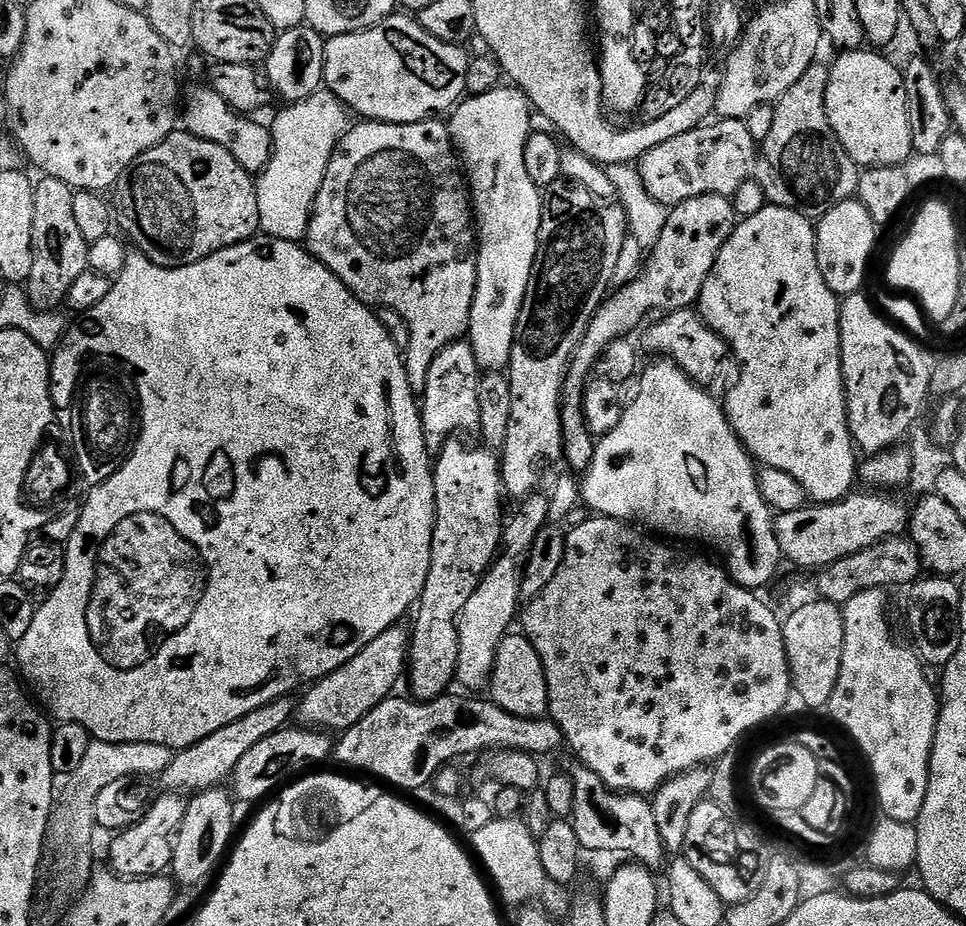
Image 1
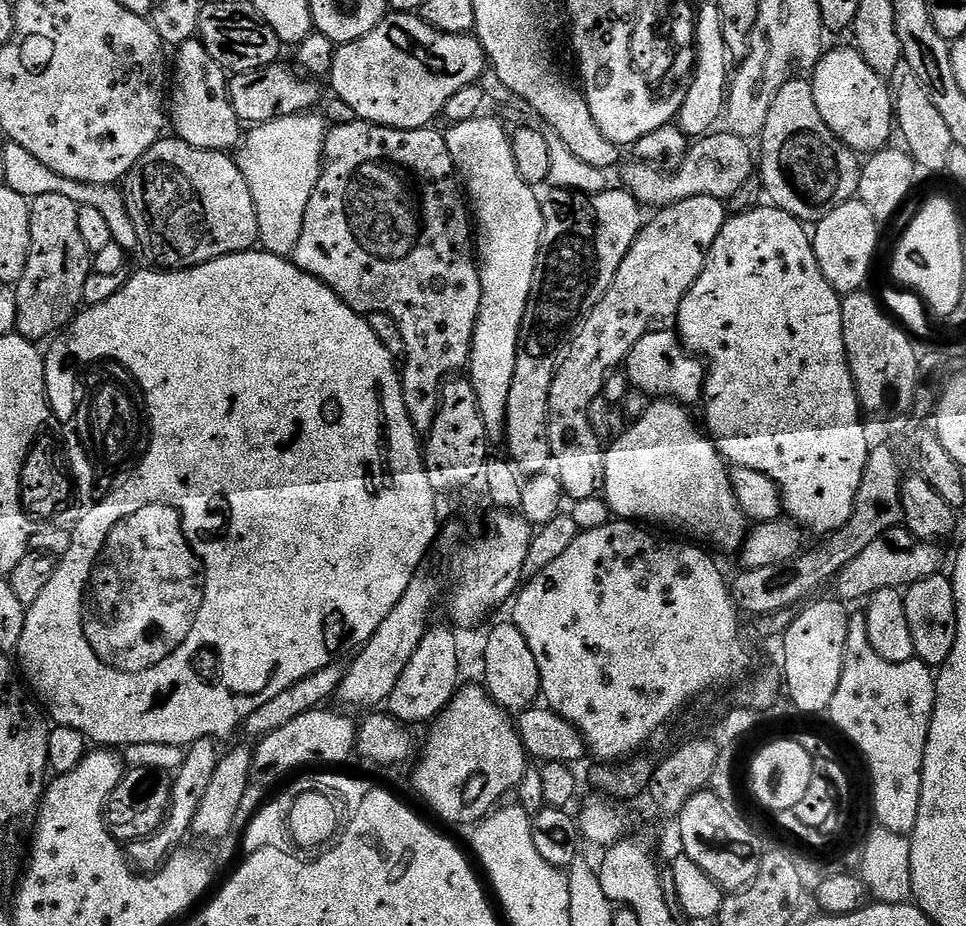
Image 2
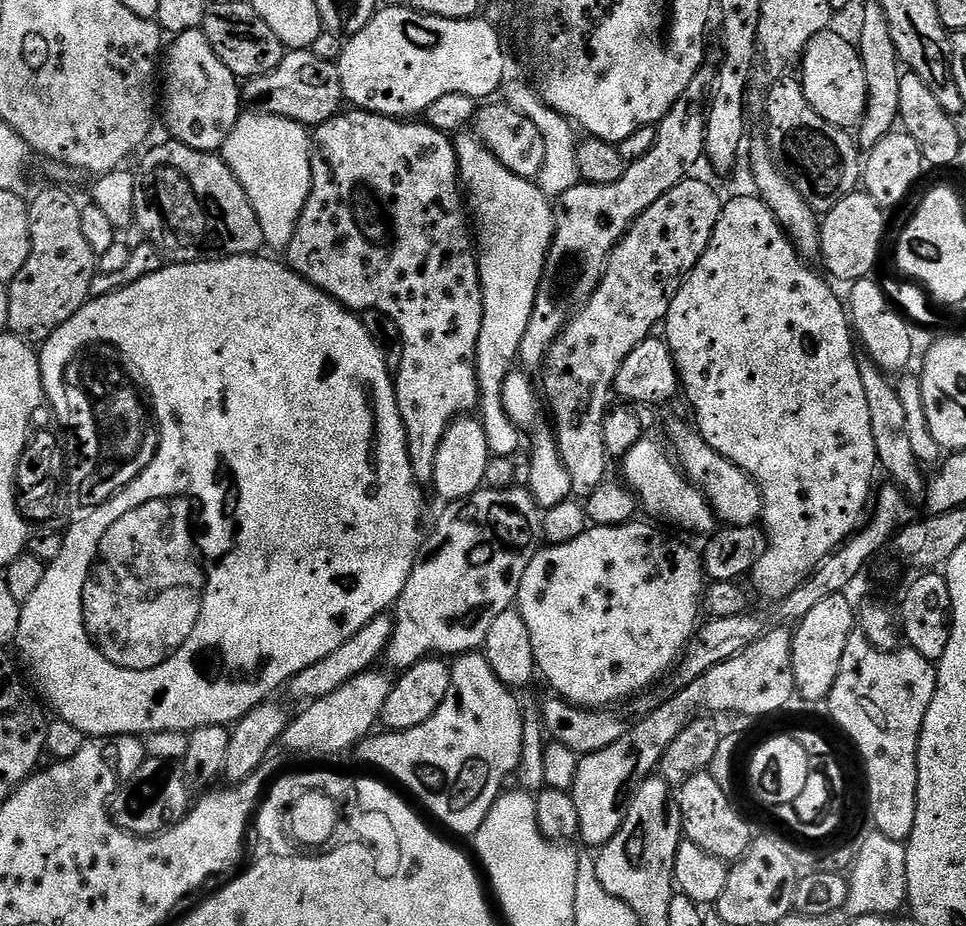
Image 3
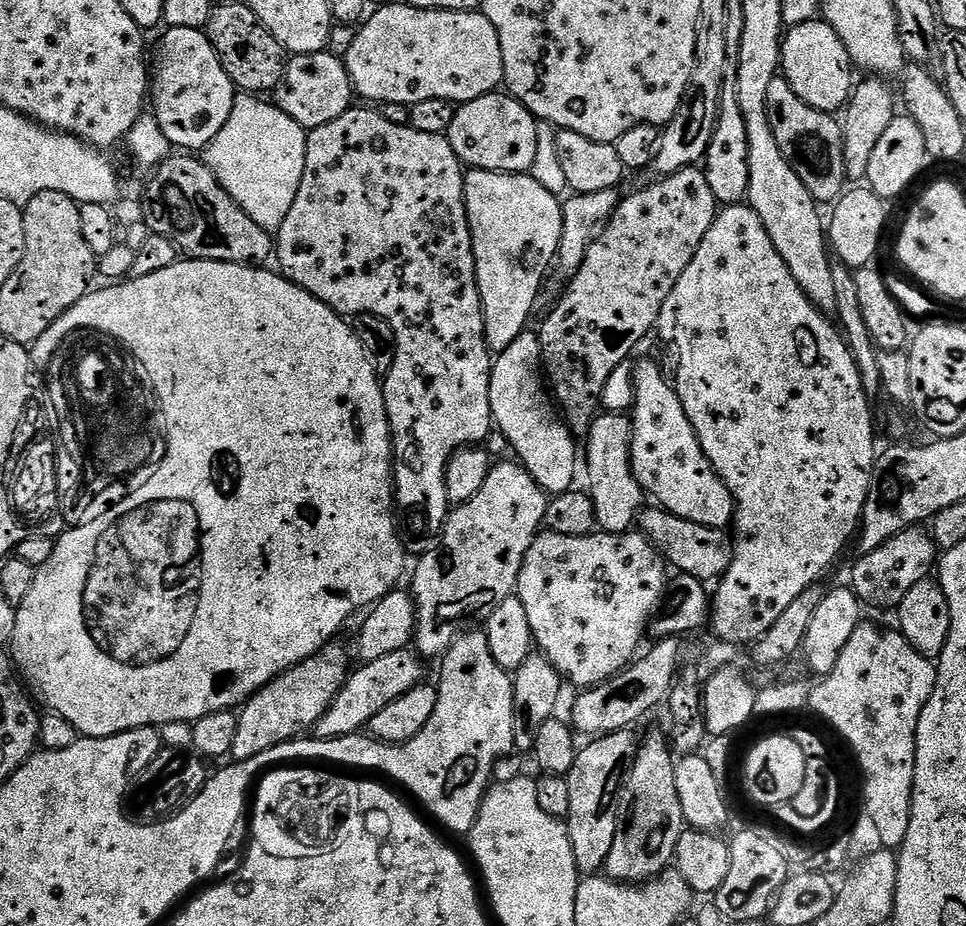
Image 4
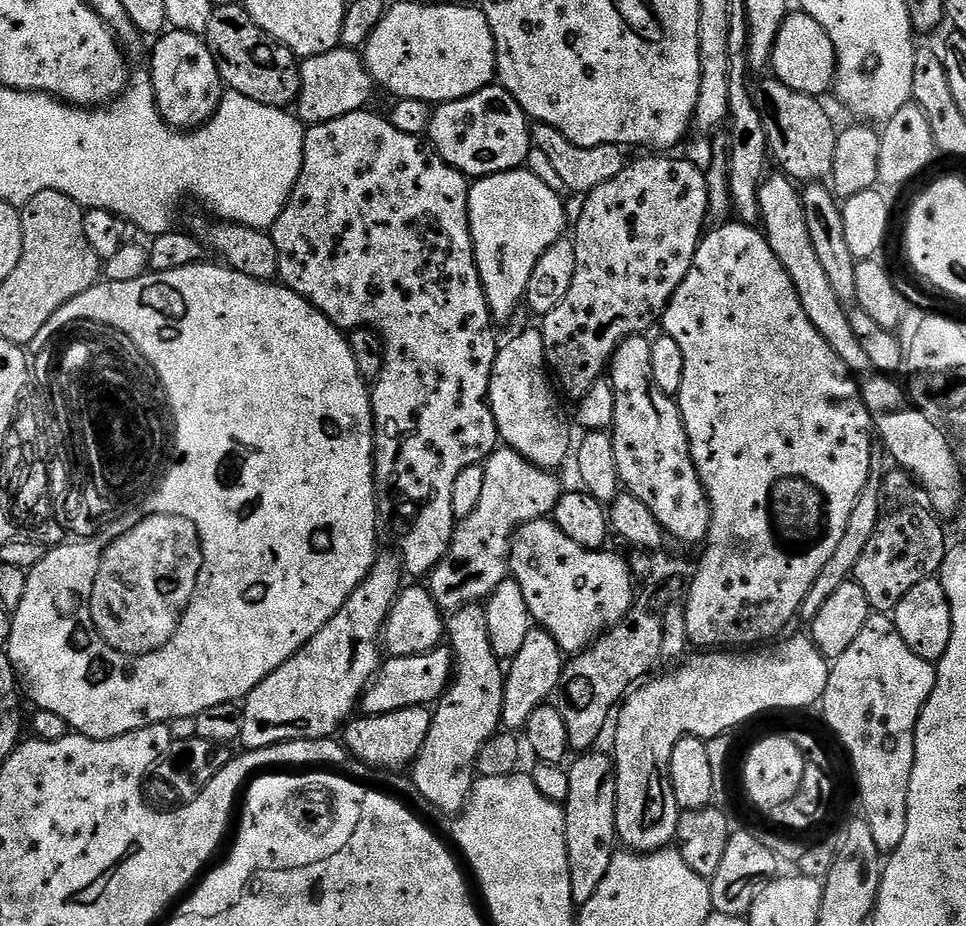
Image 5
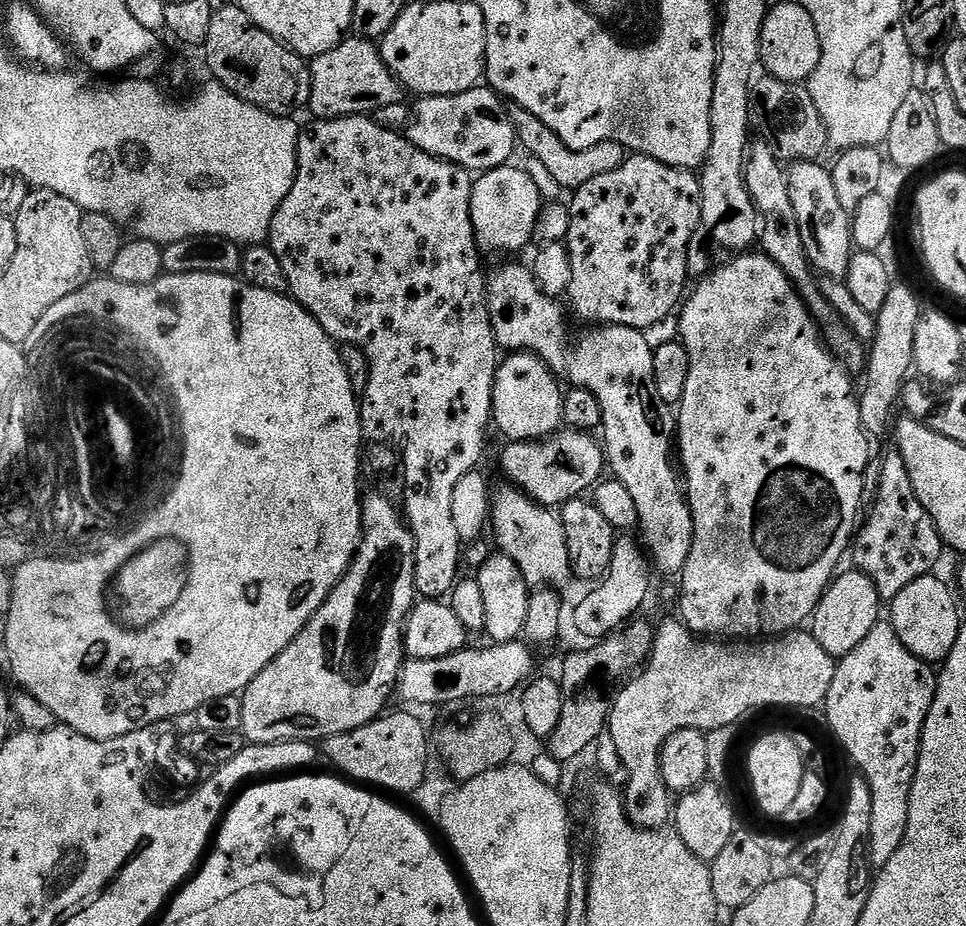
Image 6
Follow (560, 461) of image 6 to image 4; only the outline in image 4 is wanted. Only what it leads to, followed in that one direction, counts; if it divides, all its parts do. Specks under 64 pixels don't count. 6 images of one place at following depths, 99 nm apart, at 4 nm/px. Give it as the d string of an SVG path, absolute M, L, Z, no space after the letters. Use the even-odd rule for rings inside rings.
M504 462L493 463L486 482L482 482L482 490L478 490L470 502L455 505L449 511L444 531L435 541L436 548L430 549L421 558L412 576L410 592L416 602L414 648L421 657L443 657L459 636L479 629L490 614L494 614L494 610L498 610L498 606L502 606L502 602L515 593L526 550L530 550L534 538L545 527L544 515L549 501L545 491L521 463L500 463Z

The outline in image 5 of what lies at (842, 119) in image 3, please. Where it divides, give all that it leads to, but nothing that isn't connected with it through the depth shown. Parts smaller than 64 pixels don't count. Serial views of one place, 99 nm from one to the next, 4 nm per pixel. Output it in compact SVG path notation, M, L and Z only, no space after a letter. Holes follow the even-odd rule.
M799 10L789 11L782 22L782 28L778 30L778 38L774 42L770 72L775 79L790 86L790 90L798 90L807 96L823 97L823 92L833 87L836 78L836 51L834 42L830 42L830 34L826 34L826 30L822 30L822 26L818 26L818 22L810 18L810 14Z

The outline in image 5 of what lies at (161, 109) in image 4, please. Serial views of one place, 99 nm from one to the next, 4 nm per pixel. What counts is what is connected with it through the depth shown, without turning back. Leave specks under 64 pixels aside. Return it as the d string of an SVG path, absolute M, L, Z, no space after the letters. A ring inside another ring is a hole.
M168 30L155 41L152 48L150 75L156 105L162 118L171 128L195 130L216 113L226 85L220 79L220 71L208 49L205 37Z

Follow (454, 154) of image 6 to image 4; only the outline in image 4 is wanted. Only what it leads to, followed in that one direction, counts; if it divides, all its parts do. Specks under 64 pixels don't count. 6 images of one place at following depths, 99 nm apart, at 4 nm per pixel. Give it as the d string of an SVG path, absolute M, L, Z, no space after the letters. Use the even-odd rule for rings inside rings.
M497 90L482 98L474 98L470 102L459 105L454 114L454 122L450 122L446 133L454 154L465 169L478 172L510 172L513 174L531 173L534 157L538 155L538 138L541 125L522 102L518 102L507 91Z

